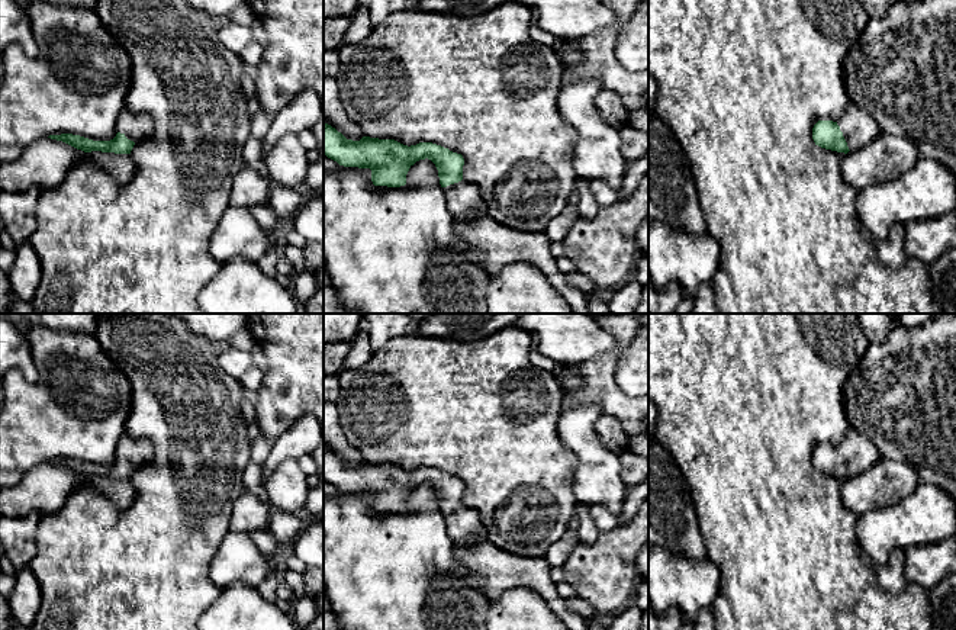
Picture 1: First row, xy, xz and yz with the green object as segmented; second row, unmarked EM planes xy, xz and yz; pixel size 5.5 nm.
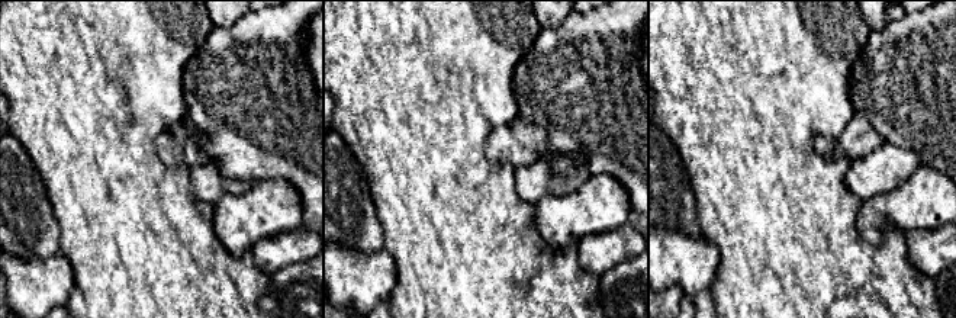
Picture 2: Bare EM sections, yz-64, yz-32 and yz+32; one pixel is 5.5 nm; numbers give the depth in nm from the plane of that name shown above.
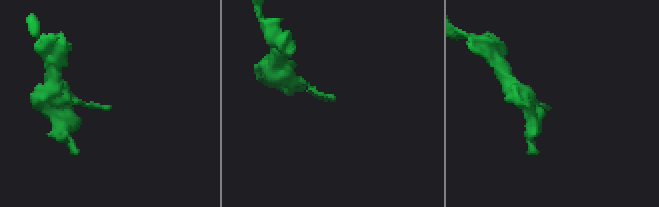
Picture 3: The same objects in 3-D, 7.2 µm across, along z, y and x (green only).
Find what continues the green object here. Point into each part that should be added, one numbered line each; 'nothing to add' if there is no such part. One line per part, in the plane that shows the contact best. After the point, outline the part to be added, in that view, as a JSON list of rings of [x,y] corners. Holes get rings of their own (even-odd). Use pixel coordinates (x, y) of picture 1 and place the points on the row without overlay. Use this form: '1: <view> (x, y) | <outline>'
1: yz (858, 452) | [[[850,430],[837,446],[840,456],[850,476],[868,470],[879,460],[879,454],[872,441],[862,433]]]

